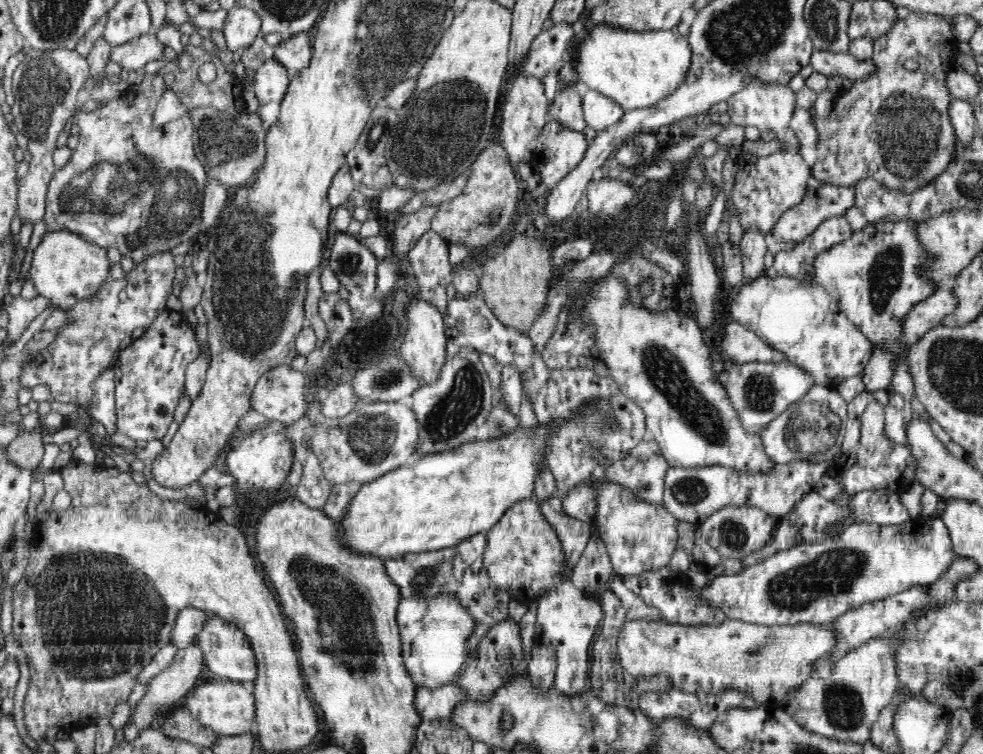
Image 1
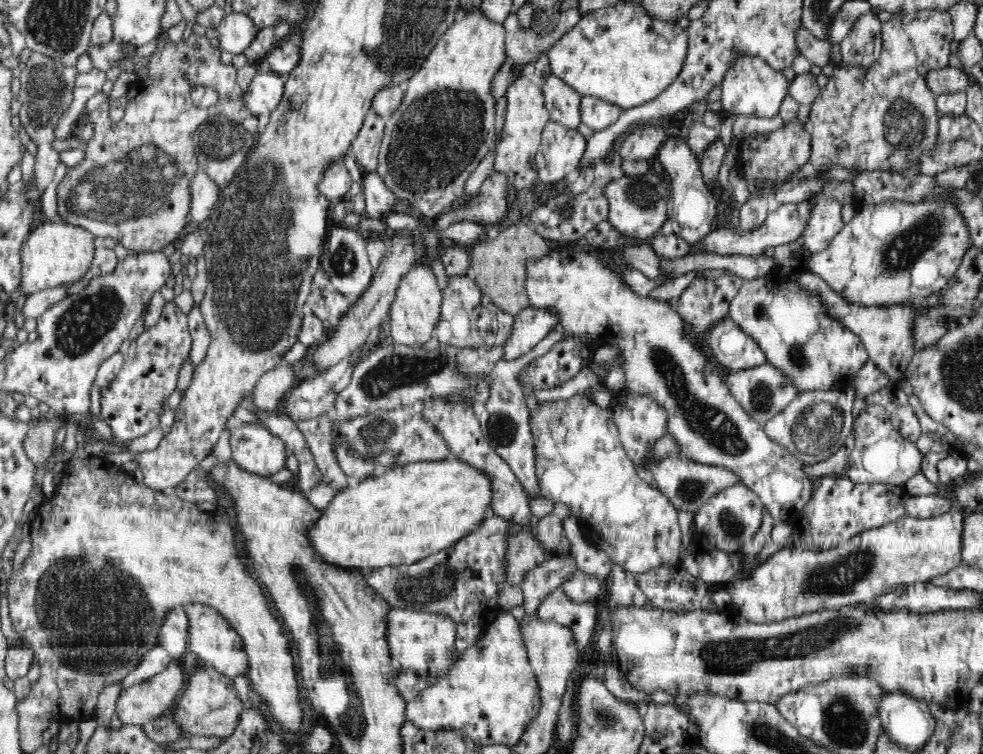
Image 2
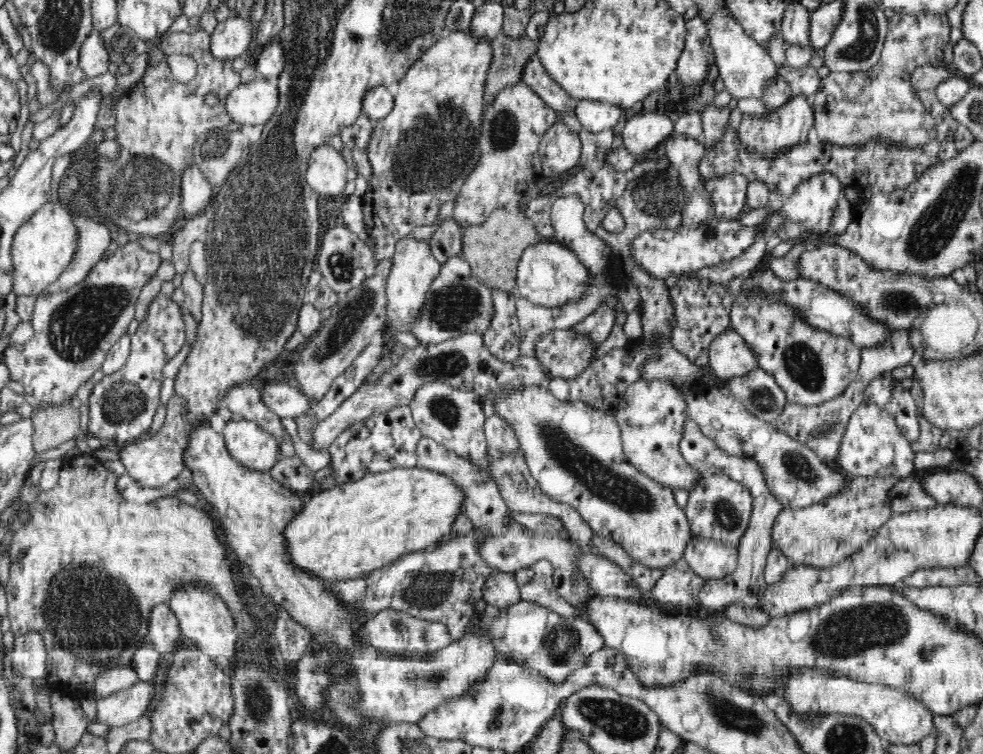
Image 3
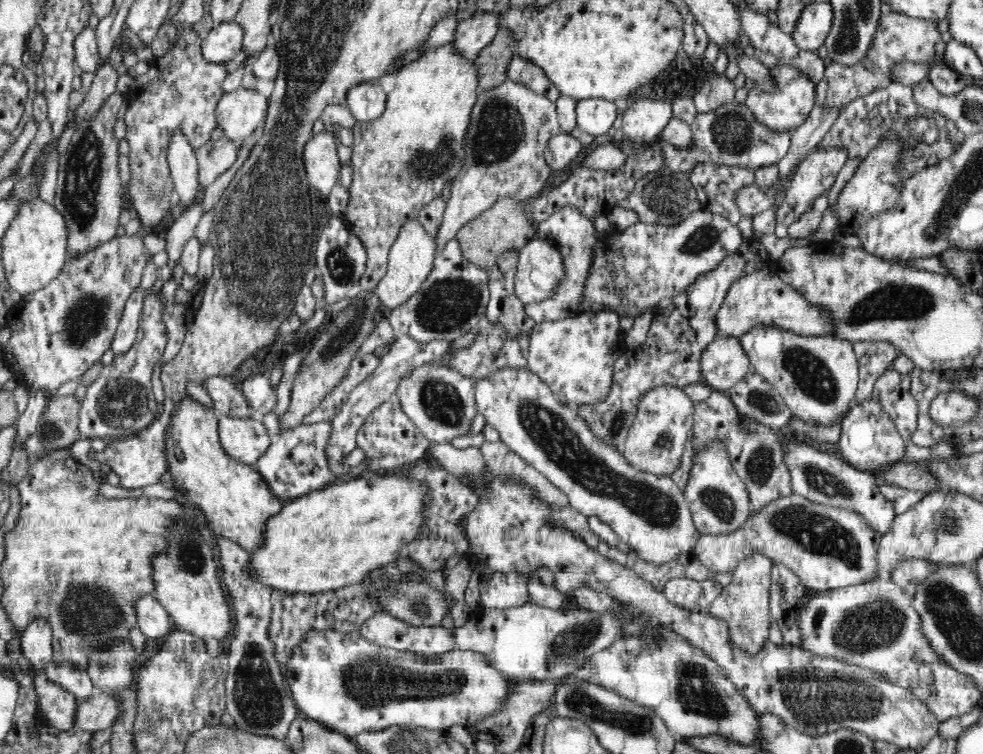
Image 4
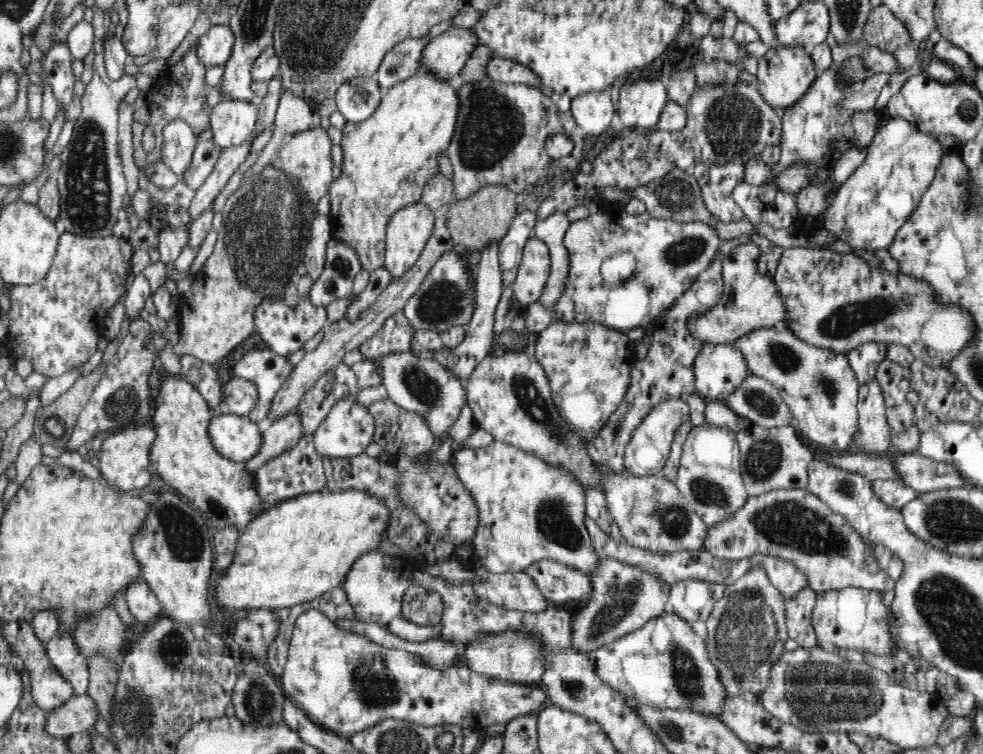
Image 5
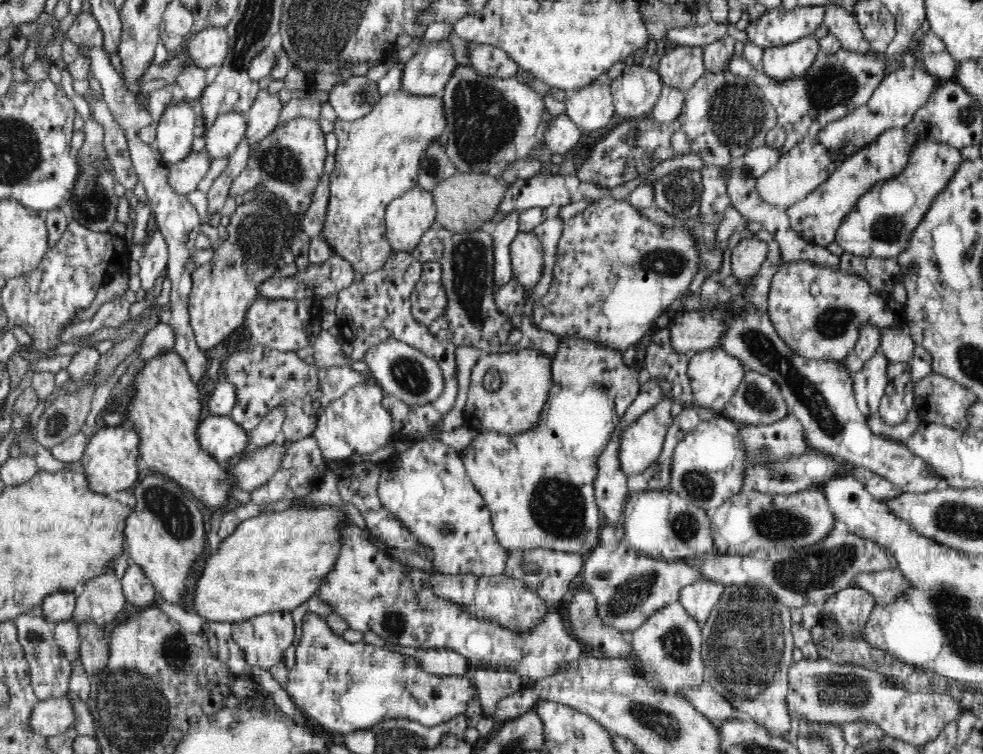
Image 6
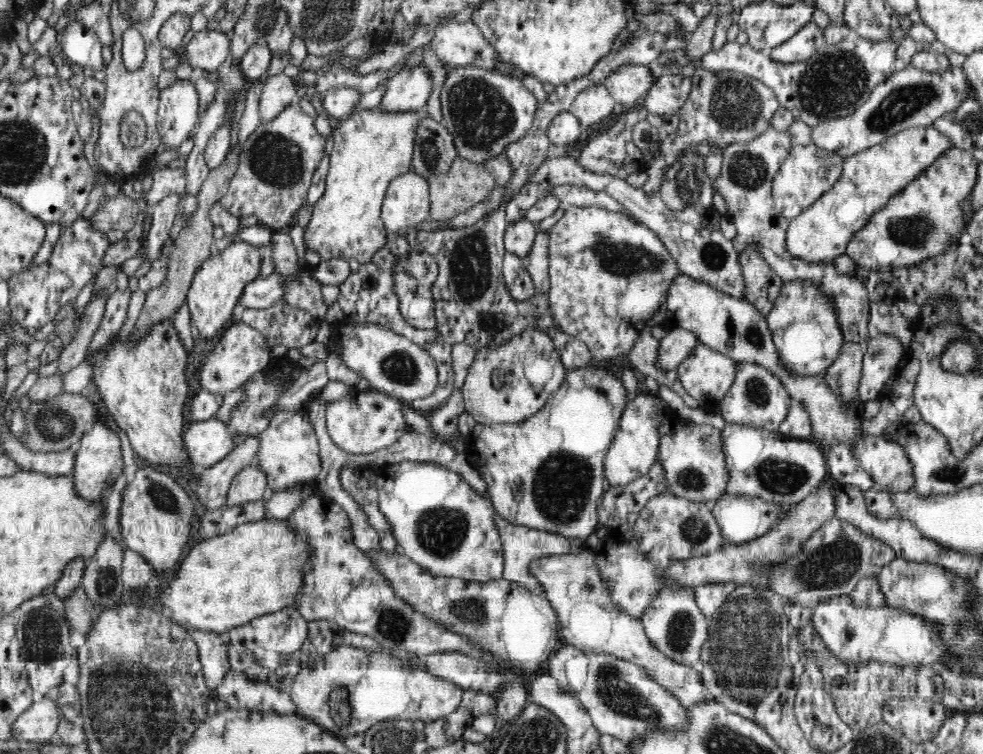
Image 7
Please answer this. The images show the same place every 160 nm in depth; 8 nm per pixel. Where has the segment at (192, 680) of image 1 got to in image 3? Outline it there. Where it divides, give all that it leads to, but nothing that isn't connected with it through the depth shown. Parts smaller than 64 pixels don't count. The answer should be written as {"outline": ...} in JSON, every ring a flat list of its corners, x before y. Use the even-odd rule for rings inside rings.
{"outline":[[138,681,130,688,116,691,106,698,98,698,95,703,93,722,109,727,120,727,134,722,146,714,147,707,158,694,154,681]]}

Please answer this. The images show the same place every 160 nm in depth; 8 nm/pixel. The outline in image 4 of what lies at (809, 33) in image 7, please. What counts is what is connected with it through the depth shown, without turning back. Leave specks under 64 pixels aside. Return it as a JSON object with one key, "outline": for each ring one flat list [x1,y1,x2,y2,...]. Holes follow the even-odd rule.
{"outline":[[780,59,778,66,769,70,769,78,774,83,774,90,767,92,759,84,754,84,745,101,756,110,757,118,773,130,789,132,790,126,802,126,816,104,817,86,795,66,791,66,788,60]]}

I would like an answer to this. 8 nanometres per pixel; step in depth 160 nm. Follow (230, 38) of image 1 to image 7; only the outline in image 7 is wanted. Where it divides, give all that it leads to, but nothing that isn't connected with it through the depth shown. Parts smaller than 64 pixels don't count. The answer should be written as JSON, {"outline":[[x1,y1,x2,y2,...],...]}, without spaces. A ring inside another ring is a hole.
{"outline":[[202,29,185,46,185,56,191,67,202,68,214,75,218,66,230,57,229,38,218,29]]}

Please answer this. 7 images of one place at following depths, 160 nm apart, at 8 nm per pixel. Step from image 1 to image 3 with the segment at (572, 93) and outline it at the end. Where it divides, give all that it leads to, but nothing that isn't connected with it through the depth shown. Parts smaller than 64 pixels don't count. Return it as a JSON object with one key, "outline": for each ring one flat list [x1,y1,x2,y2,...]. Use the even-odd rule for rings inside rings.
{"outline":[[533,56,522,70,523,84,538,94,546,106,555,110,557,114,570,114,575,112,576,100,572,99,559,84,546,72,538,56]]}

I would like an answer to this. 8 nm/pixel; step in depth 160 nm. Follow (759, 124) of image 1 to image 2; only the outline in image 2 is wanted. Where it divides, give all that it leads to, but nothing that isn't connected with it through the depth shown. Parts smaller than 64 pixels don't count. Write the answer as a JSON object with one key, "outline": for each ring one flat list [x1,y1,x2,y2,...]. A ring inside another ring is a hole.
{"outline":[[738,53,729,64,722,82,722,106,724,114,732,116,759,116,774,118,780,112,783,98,789,94,789,81,782,71,774,70,765,59,757,55]]}

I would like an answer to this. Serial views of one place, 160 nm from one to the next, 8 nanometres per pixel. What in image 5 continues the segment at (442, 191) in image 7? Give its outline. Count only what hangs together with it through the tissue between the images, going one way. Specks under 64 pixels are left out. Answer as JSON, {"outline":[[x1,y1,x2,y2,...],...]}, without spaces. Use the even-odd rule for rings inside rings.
{"outline":[[486,183,470,195,454,199,442,211,445,211,447,232,457,246,484,250,491,239,502,240,512,224,516,213,516,193,500,184]]}

